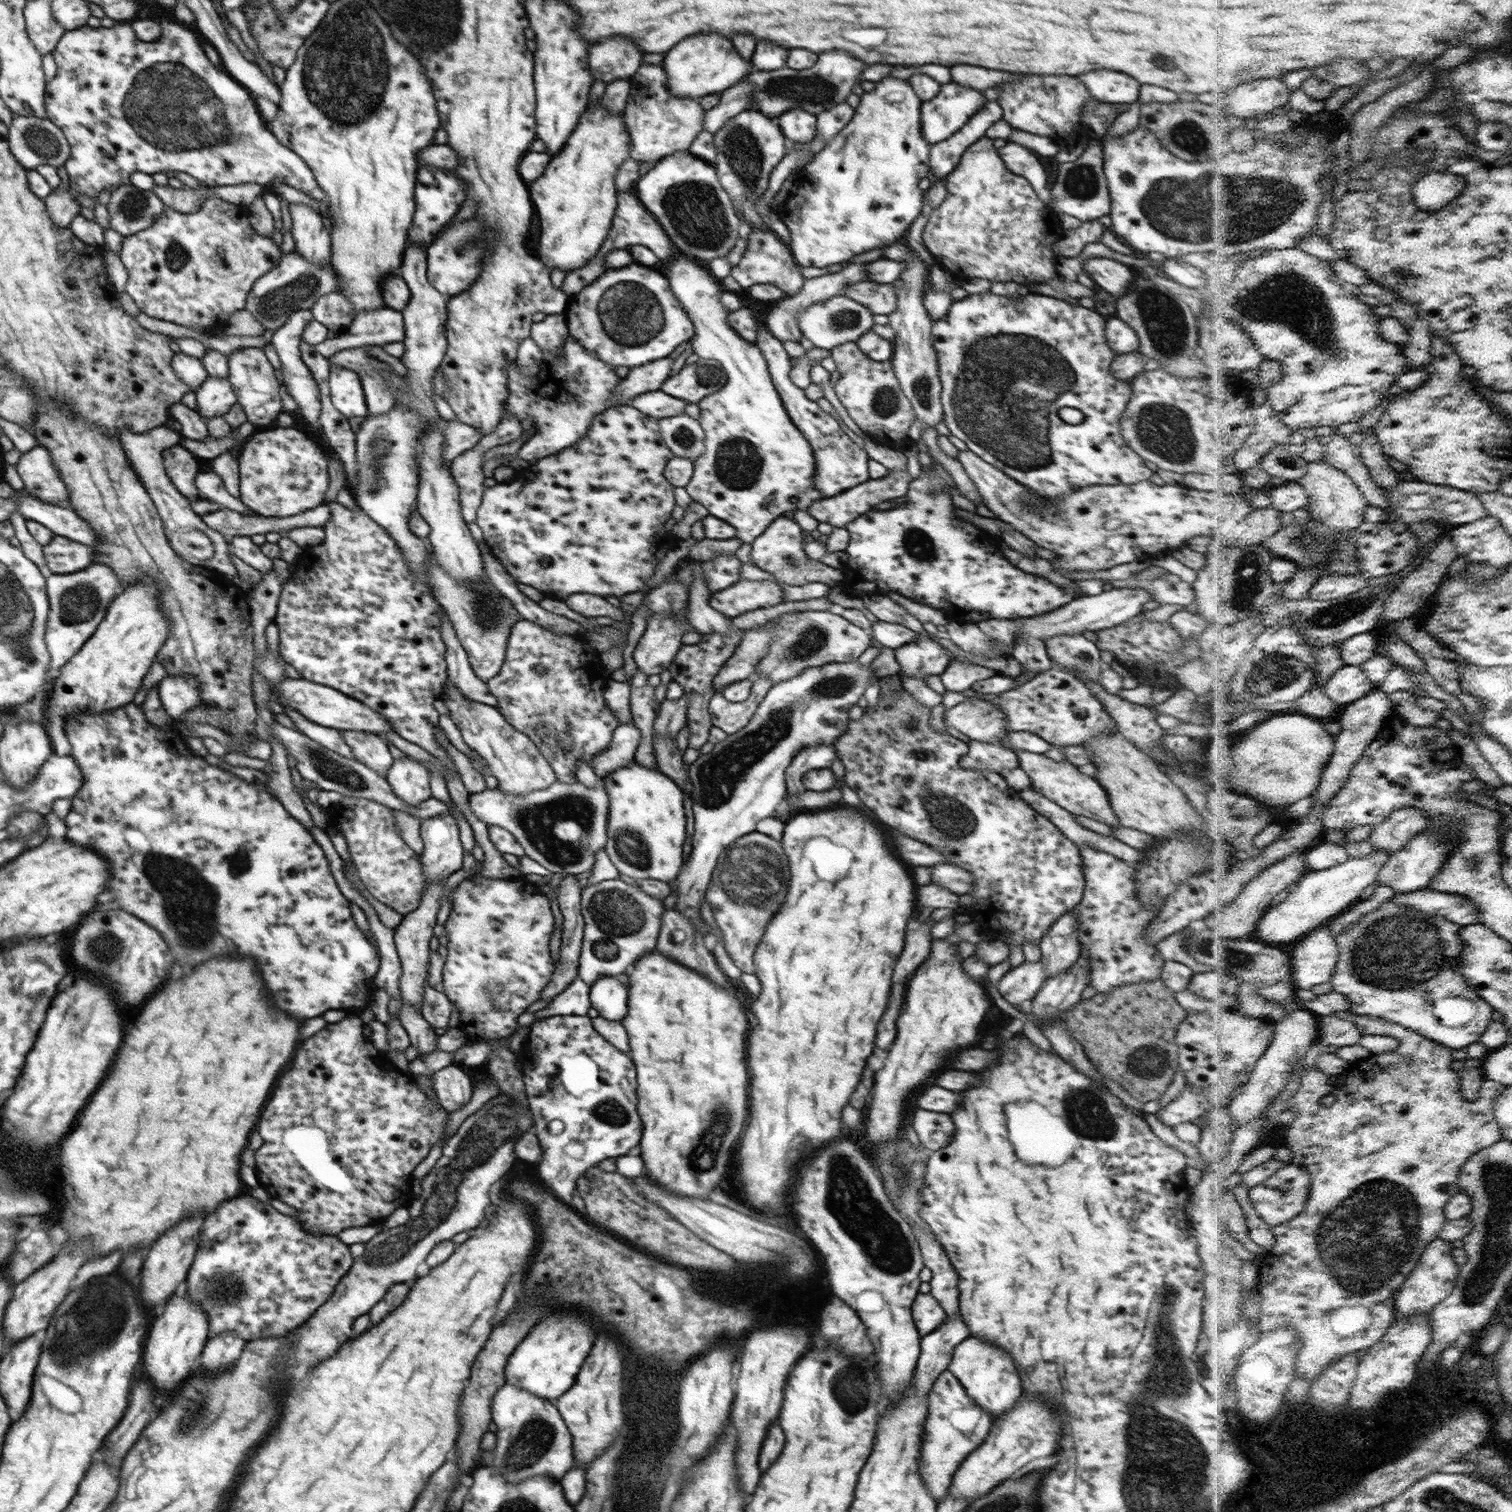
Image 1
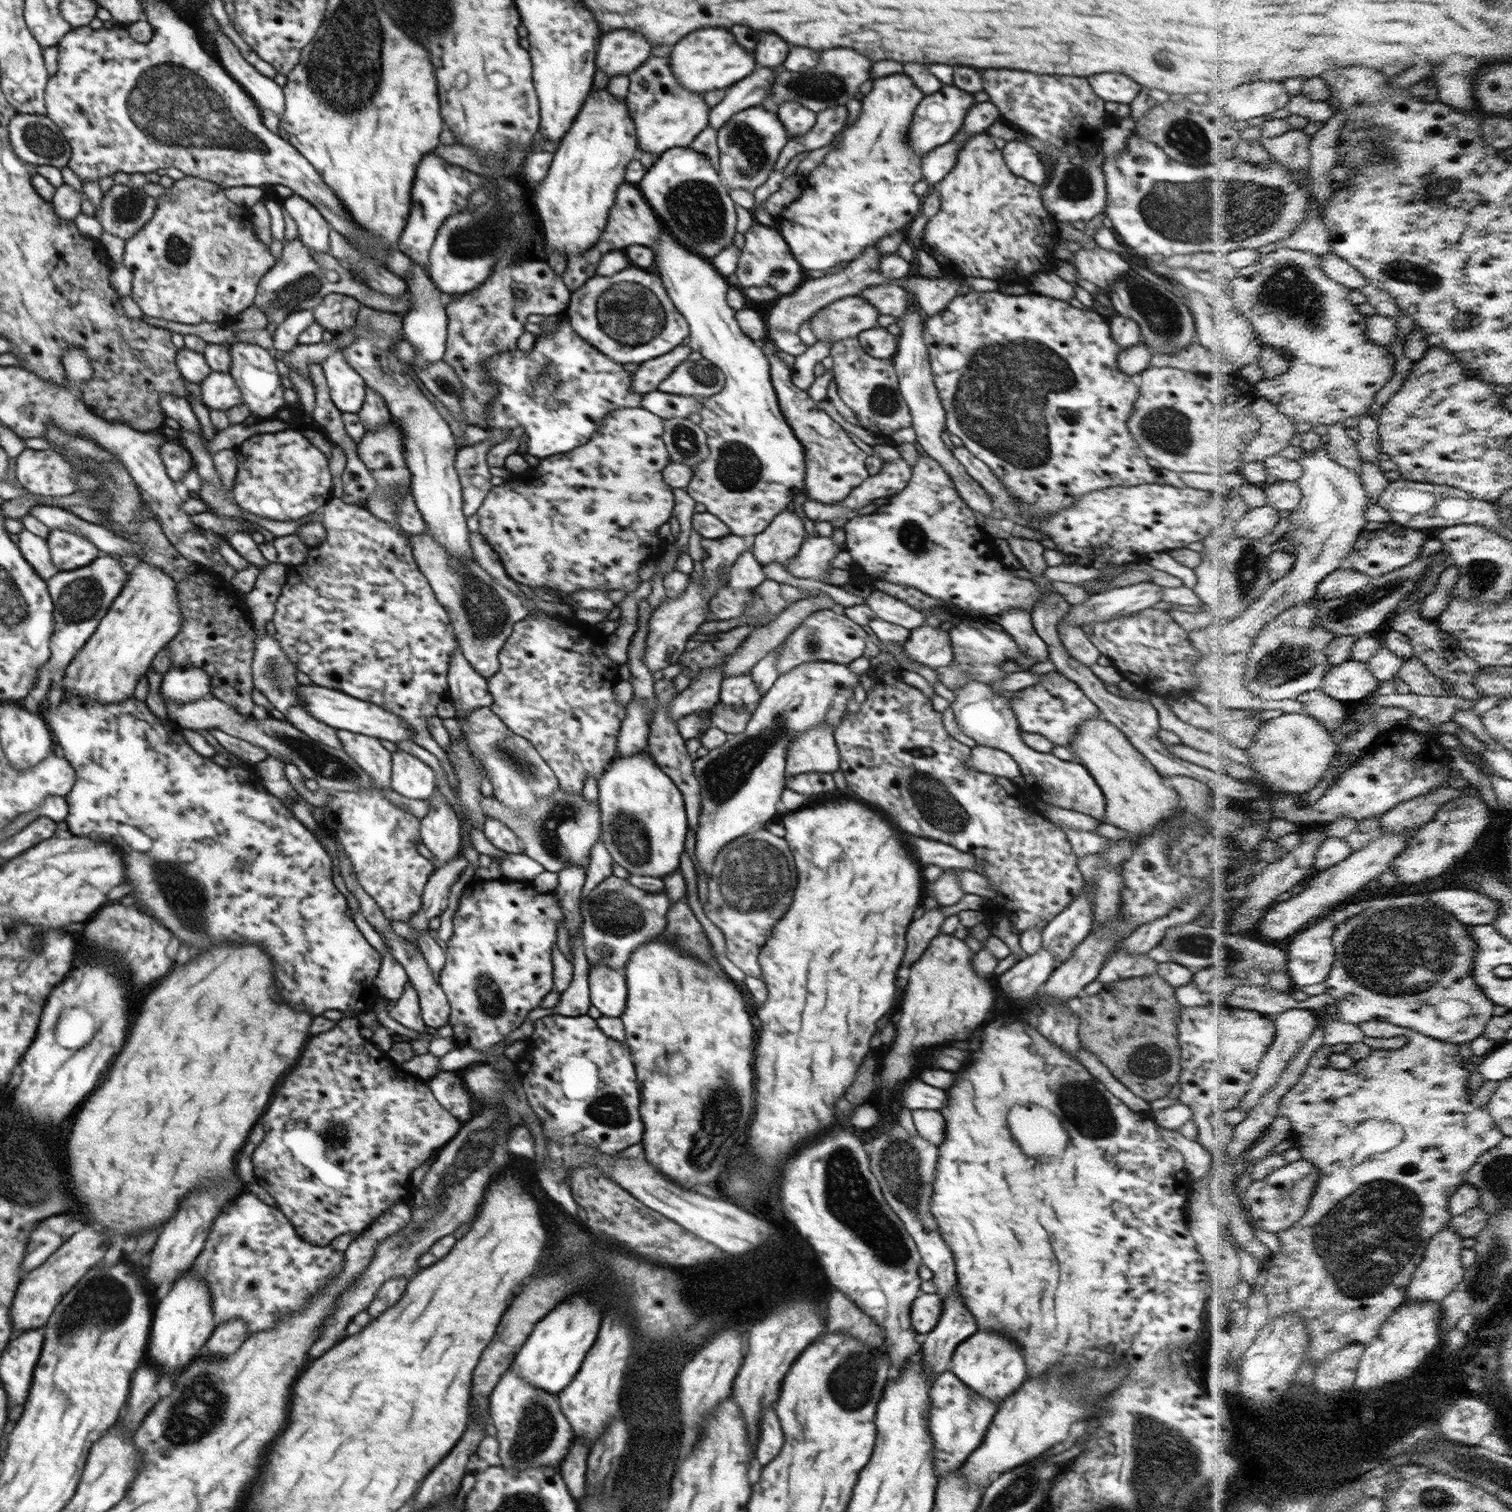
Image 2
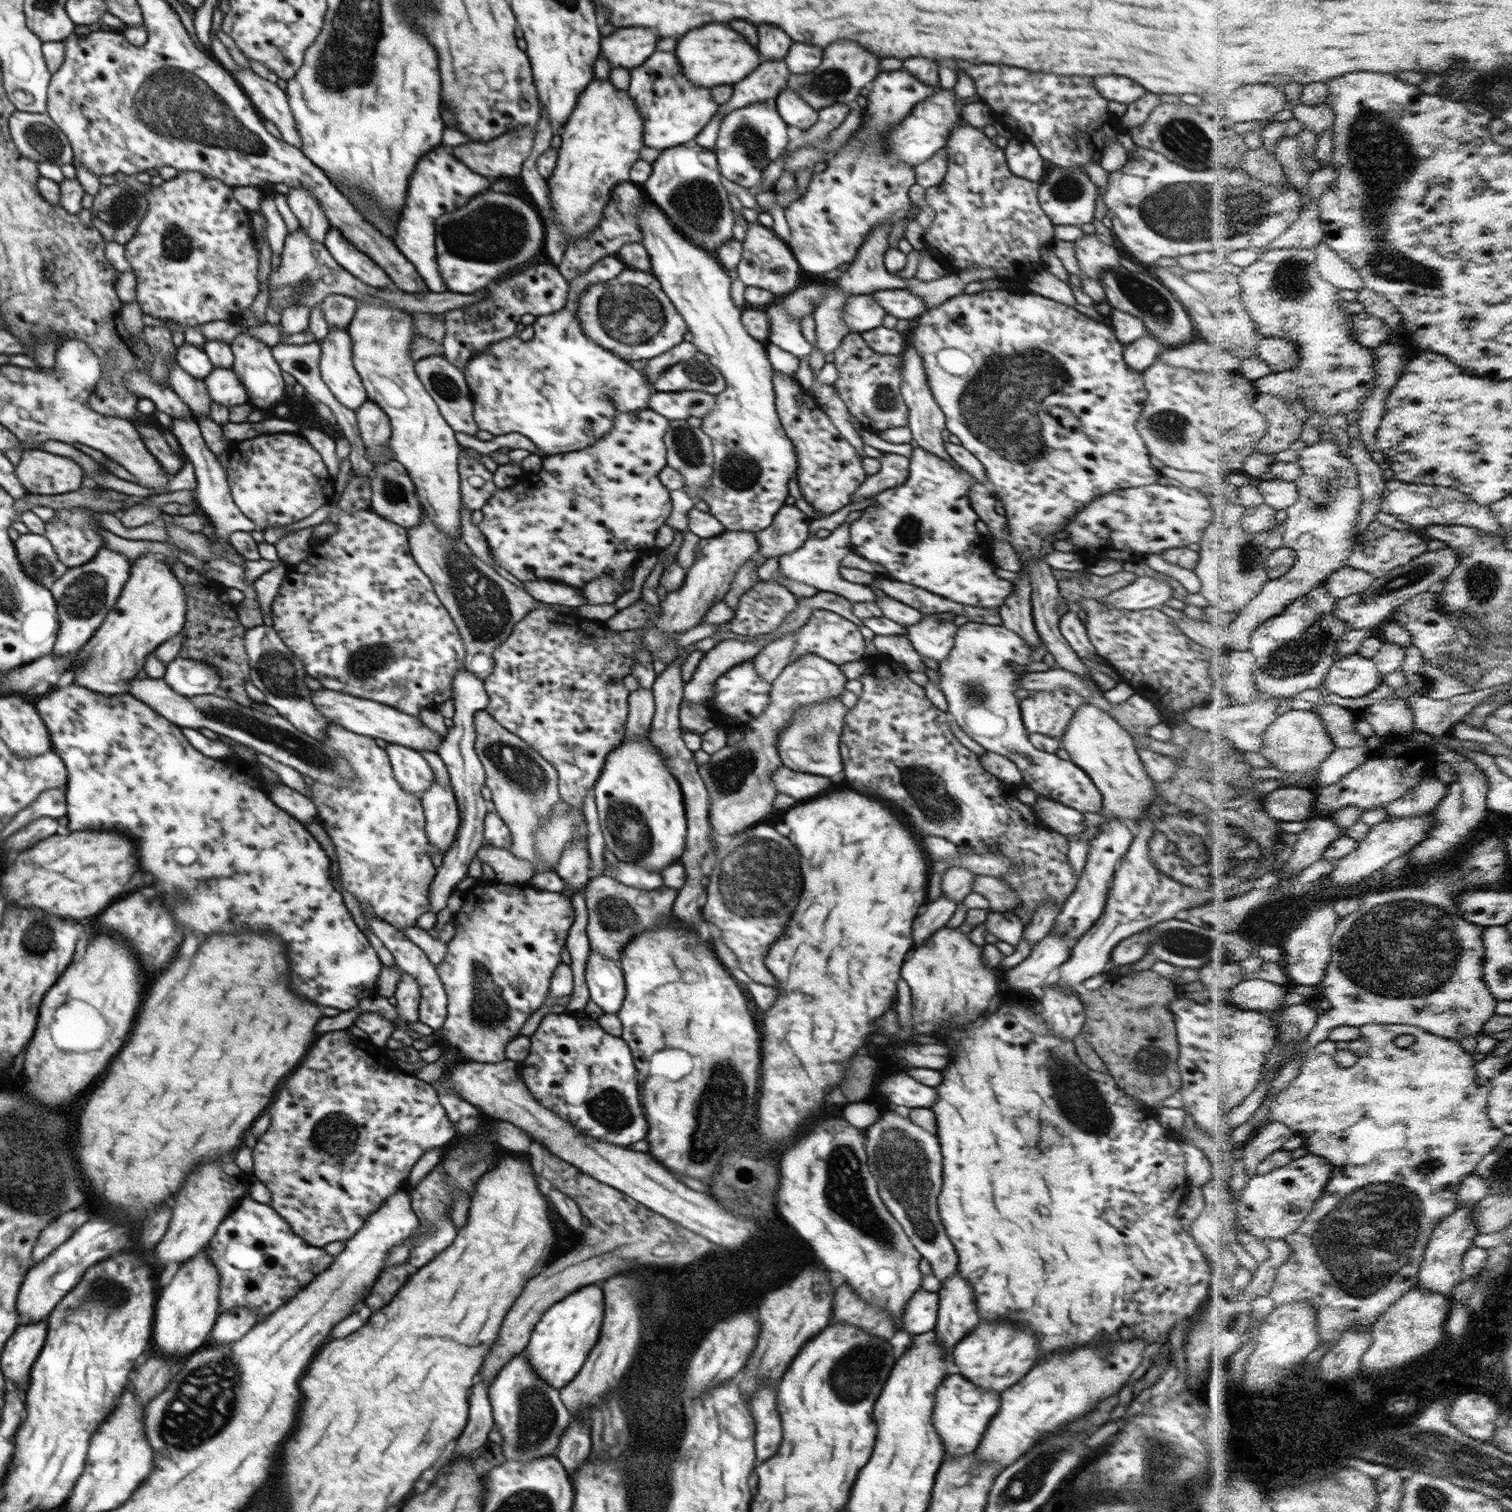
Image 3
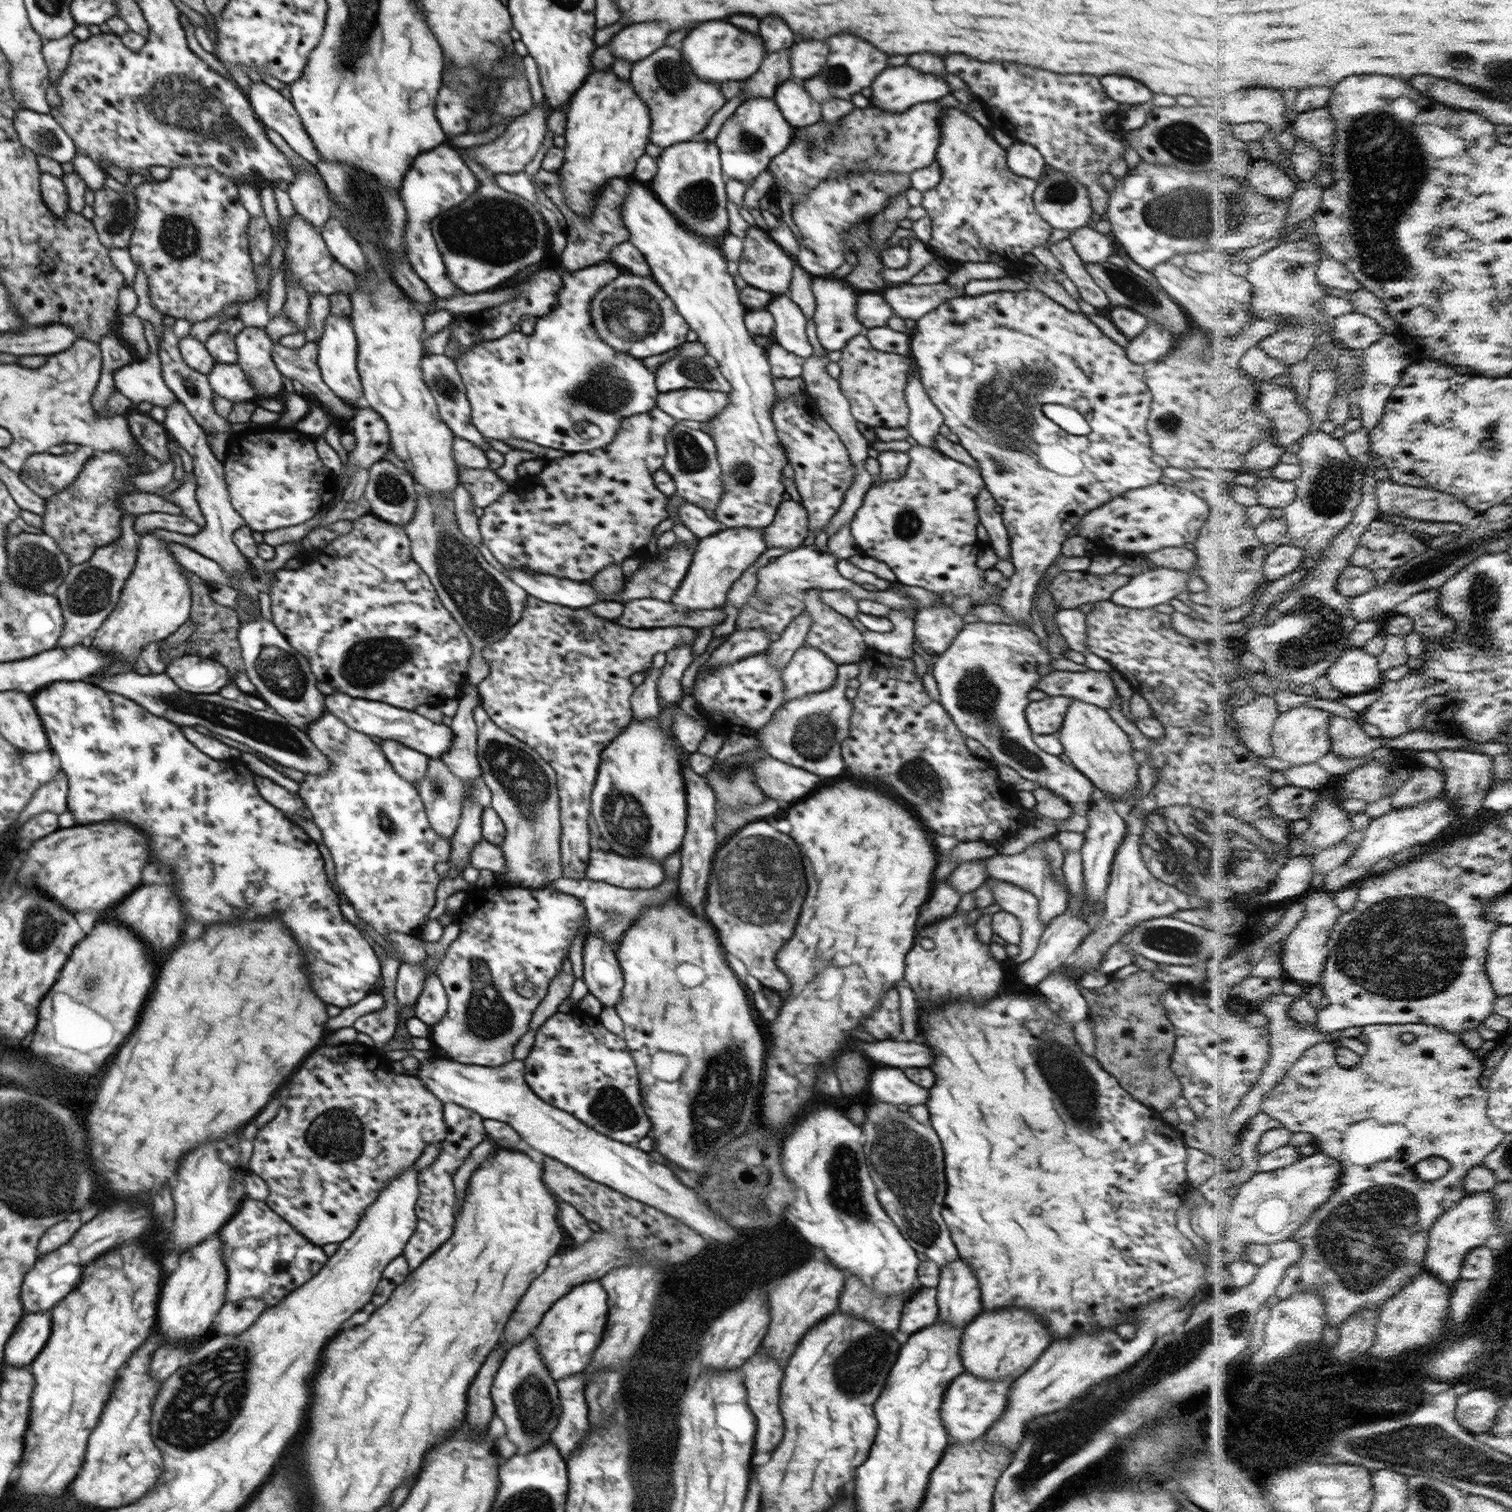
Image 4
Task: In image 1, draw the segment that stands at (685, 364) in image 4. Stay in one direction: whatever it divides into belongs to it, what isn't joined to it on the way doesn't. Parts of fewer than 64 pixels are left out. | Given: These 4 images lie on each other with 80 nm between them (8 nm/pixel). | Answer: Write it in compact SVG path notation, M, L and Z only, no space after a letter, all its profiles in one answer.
M699 357L696 363L686 365L676 375L669 376L660 390L668 396L698 404L722 389L726 382L727 372L720 362Z

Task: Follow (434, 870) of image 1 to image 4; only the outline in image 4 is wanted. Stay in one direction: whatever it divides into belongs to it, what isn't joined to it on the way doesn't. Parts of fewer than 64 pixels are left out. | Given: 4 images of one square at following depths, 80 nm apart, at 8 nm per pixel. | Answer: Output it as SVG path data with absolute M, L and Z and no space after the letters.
M431 758L428 763L427 774L417 782L420 798L423 800L425 811L431 827L442 837L451 839L459 825L461 808L466 799L479 802L483 807L491 804L491 790L482 777L473 782L465 782L454 776L450 769L439 758Z

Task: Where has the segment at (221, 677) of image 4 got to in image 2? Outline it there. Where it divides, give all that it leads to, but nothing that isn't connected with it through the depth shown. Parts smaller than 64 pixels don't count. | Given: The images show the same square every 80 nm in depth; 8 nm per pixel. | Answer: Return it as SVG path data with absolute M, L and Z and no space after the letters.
M172 667L162 677L159 690L172 702L192 702L209 693L208 674L196 667Z

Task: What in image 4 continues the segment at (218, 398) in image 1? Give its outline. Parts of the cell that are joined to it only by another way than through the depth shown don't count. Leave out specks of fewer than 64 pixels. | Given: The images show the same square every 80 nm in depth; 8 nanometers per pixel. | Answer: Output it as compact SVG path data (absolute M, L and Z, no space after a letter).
M215 363L207 377L213 392L232 403L256 401L256 389L237 363Z

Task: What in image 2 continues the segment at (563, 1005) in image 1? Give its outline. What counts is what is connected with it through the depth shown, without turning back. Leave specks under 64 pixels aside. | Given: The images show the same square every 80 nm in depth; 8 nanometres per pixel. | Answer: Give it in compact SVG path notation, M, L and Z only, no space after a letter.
M582 926L578 927L574 938L575 948L572 948L574 958L573 977L569 987L559 993L560 1002L552 1008L553 1014L562 1016L582 1016L588 1013L591 1006L589 995L589 966L582 943Z

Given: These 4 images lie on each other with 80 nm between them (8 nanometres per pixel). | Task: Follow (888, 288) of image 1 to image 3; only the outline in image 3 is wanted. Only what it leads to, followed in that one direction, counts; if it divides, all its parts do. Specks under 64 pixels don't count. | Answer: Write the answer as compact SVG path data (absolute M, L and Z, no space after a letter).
M904 288L879 290L871 295L888 315L898 319L907 319L912 323L928 310L927 302Z

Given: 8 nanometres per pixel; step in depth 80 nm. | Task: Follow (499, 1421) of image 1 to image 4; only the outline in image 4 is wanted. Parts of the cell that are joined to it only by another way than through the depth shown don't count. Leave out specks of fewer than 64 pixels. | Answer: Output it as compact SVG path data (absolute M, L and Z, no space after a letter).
M533 1332L507 1351L494 1376L491 1399L496 1416L504 1422L507 1437L512 1444L516 1444L516 1454L528 1454L551 1442L551 1434L562 1415L562 1408L558 1387L540 1357Z

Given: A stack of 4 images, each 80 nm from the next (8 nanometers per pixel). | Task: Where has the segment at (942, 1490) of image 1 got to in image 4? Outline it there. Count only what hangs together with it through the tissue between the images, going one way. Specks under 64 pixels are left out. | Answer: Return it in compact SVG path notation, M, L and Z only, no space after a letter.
M969 1373L956 1376L944 1391L940 1406L940 1421L948 1433L949 1442L973 1442L983 1436L992 1424L1004 1416L1012 1383L1012 1381L992 1383Z

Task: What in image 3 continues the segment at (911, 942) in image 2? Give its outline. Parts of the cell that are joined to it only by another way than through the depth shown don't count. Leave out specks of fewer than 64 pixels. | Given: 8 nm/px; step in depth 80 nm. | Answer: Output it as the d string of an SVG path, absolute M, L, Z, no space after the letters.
M942 894L935 902L927 902L925 905L926 912L918 915L916 924L912 924L912 940L914 940L912 951L929 941L930 935L945 927L957 908L956 903L946 899Z

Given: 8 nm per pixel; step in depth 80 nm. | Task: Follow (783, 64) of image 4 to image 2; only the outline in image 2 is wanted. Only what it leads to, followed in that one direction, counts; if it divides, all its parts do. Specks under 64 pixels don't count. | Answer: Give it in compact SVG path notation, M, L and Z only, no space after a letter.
M760 68L756 70L754 74L750 74L746 80L740 80L731 87L726 89L724 98L713 106L709 112L709 126L718 130L724 126L724 123L728 122L737 112L746 110L747 108L761 105L762 101L769 95L768 88L772 86L772 80L774 80L774 74L776 70L772 68Z

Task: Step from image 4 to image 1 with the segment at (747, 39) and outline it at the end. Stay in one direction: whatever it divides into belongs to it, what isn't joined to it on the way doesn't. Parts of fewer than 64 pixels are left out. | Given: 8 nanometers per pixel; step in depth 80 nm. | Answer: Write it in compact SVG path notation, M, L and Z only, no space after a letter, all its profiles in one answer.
M700 34L686 38L664 56L662 65L669 91L680 98L698 99L708 94L723 92L750 72L750 64L738 56L732 42L718 34Z

